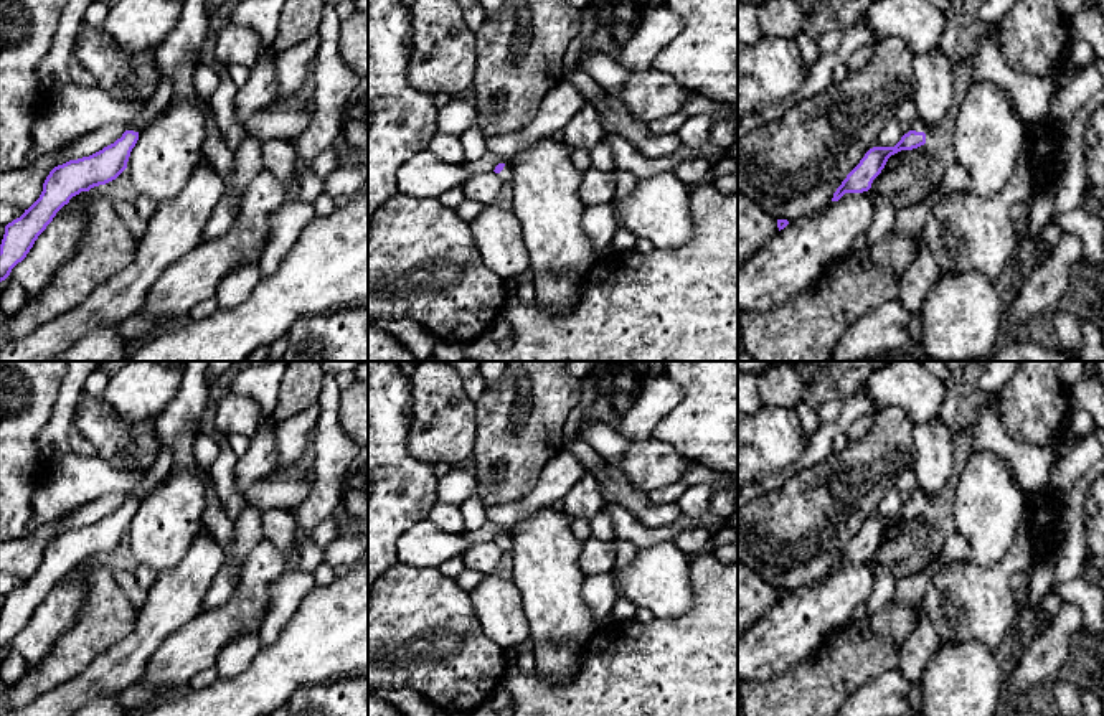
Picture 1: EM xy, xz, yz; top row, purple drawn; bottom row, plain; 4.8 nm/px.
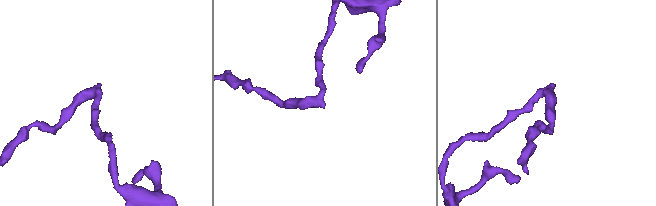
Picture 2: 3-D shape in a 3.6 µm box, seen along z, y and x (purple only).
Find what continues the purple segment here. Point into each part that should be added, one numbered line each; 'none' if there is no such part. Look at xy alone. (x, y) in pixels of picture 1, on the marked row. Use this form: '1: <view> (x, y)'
1: xy (164, 94)

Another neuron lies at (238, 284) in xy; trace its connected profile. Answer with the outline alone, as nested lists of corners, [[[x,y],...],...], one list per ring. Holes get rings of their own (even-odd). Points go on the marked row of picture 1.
[[[244,264],[228,272],[216,289],[218,307],[233,309],[244,302],[261,280],[257,264]]]

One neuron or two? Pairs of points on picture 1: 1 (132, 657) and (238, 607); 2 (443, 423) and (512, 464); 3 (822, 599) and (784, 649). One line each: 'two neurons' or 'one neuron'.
1: two neurons
2: two neurons
3: one neuron

